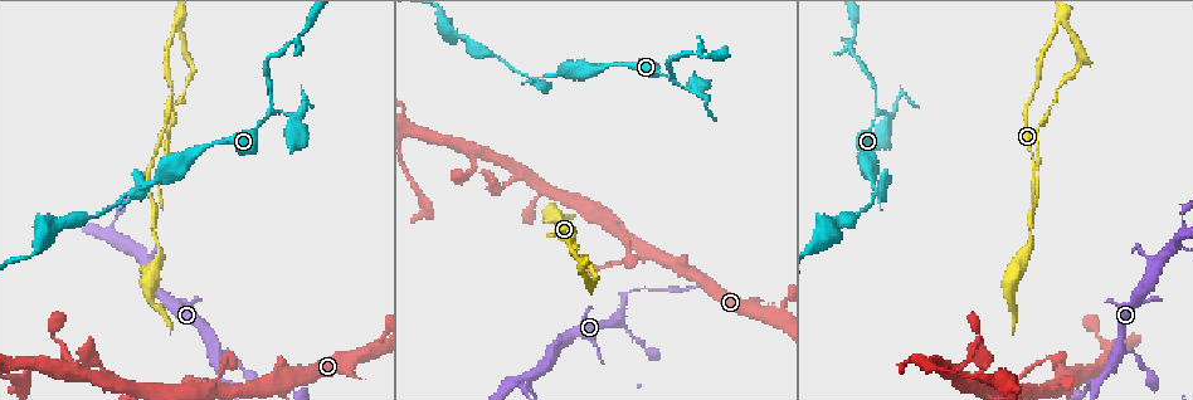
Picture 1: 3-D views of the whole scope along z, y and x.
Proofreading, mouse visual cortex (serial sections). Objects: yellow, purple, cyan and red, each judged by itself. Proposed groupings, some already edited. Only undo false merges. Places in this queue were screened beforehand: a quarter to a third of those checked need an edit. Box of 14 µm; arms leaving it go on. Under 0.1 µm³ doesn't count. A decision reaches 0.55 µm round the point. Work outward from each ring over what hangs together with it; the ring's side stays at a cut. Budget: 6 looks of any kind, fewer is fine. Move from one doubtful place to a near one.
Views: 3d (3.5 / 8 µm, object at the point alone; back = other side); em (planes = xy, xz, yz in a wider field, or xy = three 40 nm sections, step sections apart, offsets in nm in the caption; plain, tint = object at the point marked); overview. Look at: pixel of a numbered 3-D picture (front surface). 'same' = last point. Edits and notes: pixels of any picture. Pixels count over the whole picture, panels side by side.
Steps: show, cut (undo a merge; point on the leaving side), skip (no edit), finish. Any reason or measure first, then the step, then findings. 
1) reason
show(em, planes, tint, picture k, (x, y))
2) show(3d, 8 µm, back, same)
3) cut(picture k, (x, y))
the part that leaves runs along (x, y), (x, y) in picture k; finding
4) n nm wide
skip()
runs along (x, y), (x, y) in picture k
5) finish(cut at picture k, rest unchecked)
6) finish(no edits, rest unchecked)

branch point
show(3d, 8 µm, picture 1, (876, 193))

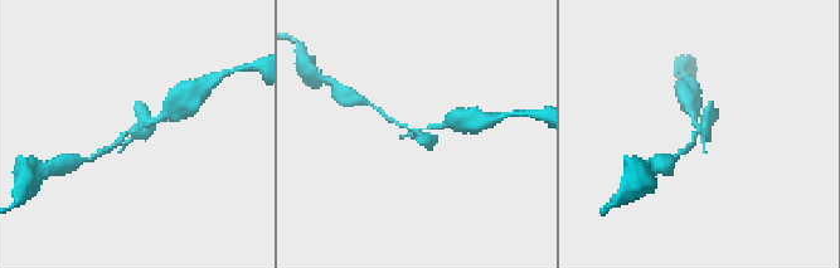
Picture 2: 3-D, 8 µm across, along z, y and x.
closer look
show(3d, 3.5 µm, picture 2, (137, 130))

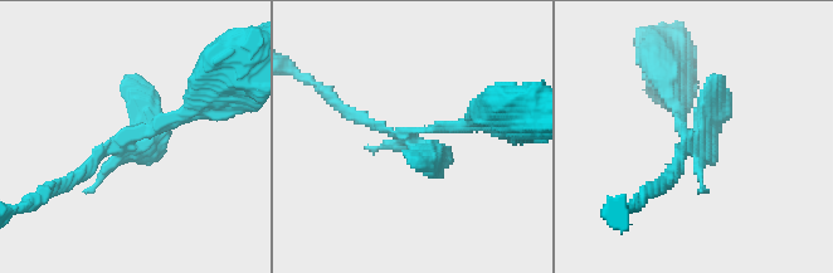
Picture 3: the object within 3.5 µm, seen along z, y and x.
shape alone is not enough
show(em, planes, tint, picture 3, (124, 138))

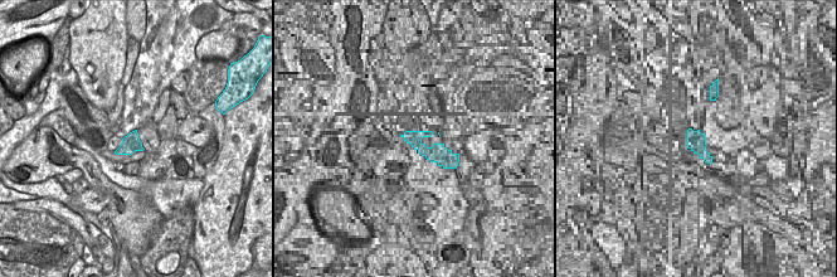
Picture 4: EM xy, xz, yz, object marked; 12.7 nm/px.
skip()
runs along (198, 106), (123, 140), (58, 183) in picture 3; one cell here

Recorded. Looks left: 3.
sharp bend
show(3d, 3.5 µm, picture 1, (49, 230))

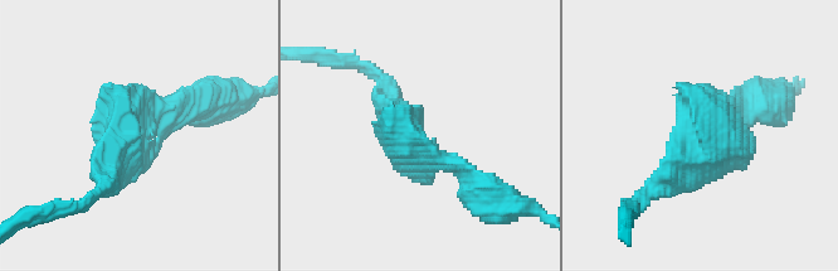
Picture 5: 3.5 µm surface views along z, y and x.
show(em, xy, step 1, tint, picture 5, (724, 128))

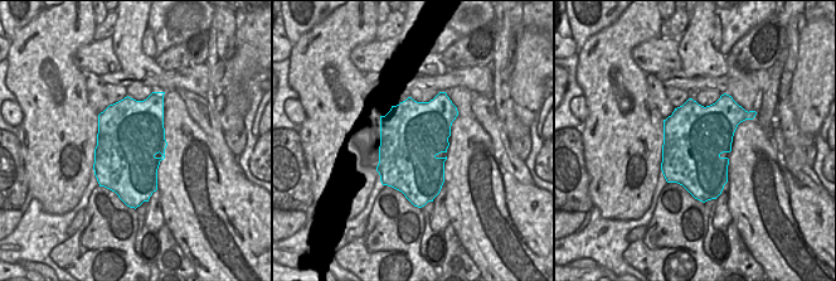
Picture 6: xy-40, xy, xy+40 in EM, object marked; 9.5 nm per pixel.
650 nm wide
skip()
runs along (482, 190), (404, 145), (389, 96) in picture 5; one cell here

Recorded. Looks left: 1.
finish(no edits, rest unchecked)

